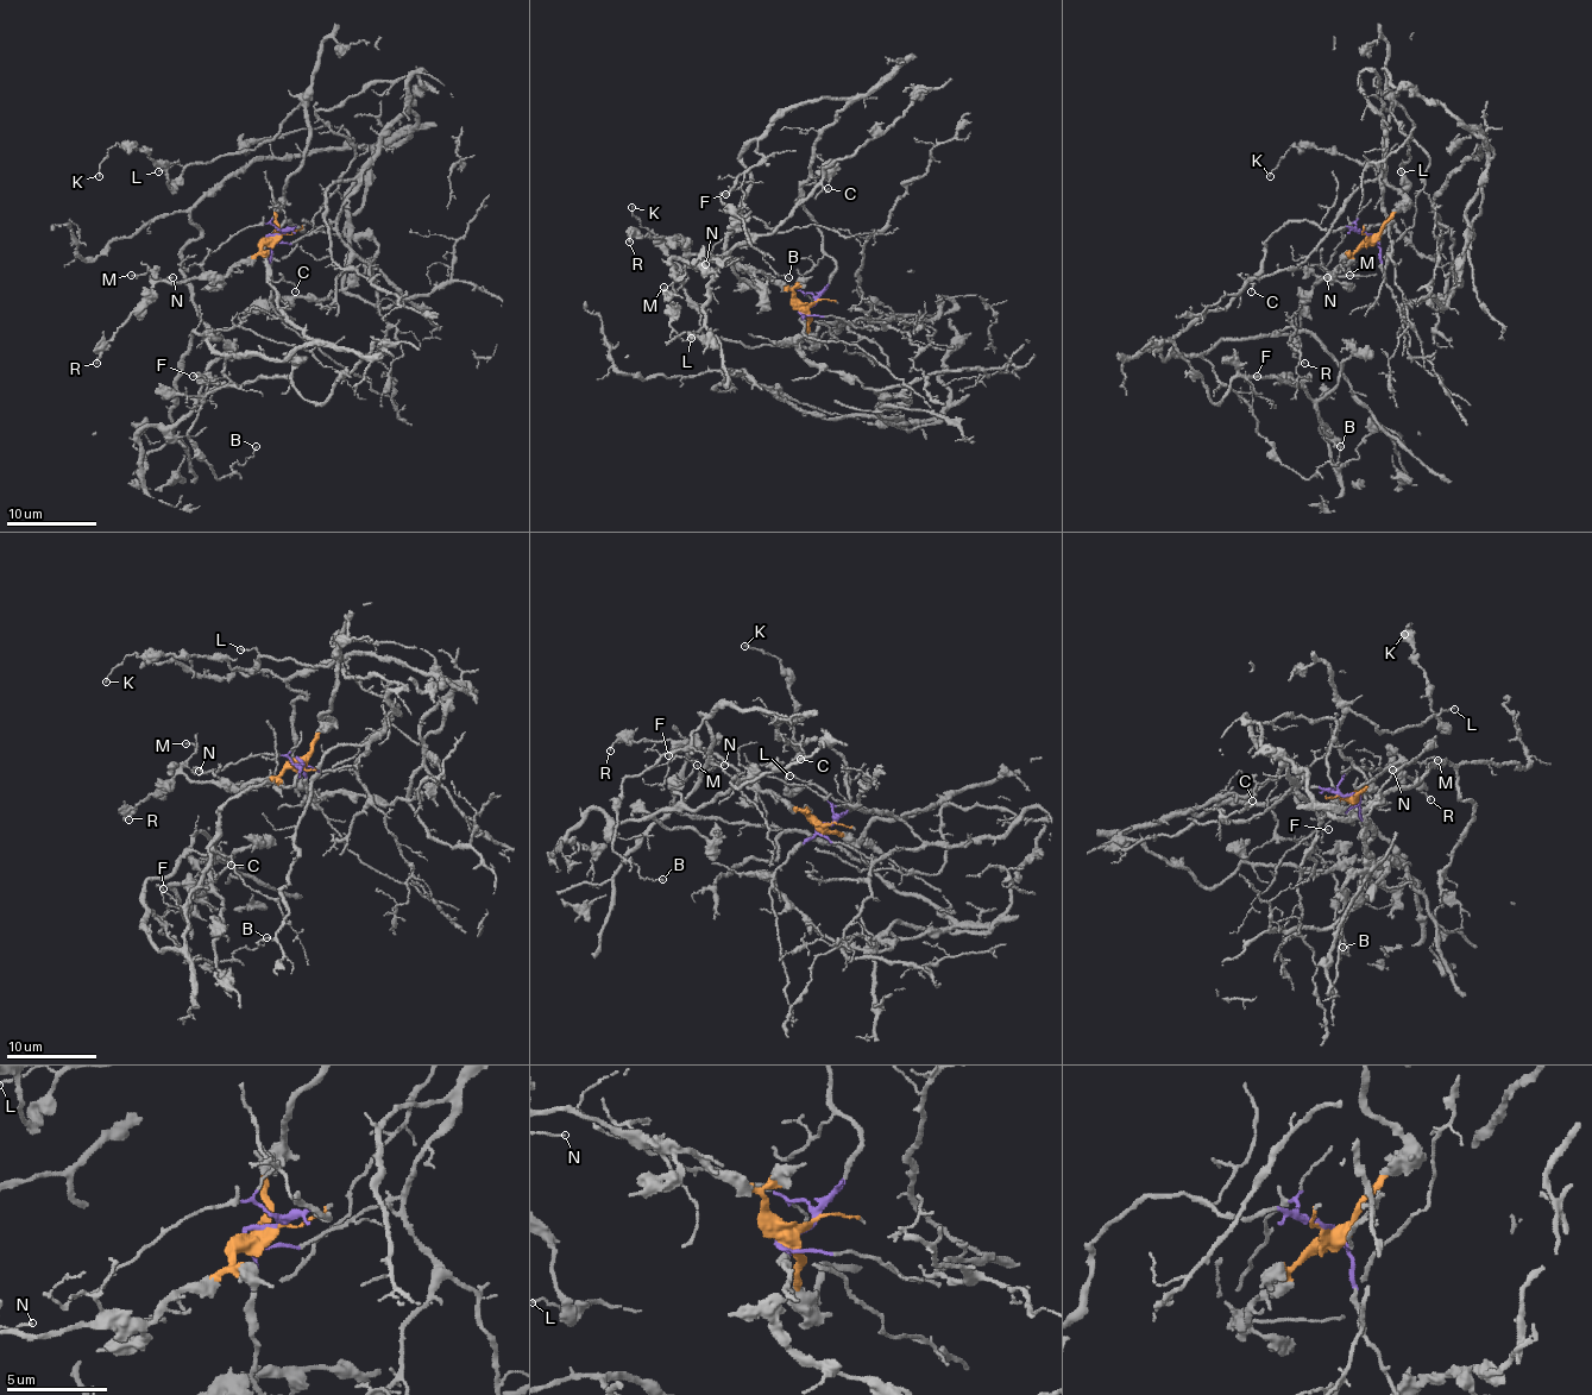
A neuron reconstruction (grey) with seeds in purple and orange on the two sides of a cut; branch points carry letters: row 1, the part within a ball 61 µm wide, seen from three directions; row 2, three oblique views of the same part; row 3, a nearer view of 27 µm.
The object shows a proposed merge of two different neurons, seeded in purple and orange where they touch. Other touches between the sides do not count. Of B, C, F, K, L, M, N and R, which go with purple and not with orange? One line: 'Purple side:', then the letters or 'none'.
Purple side: B, C, F

